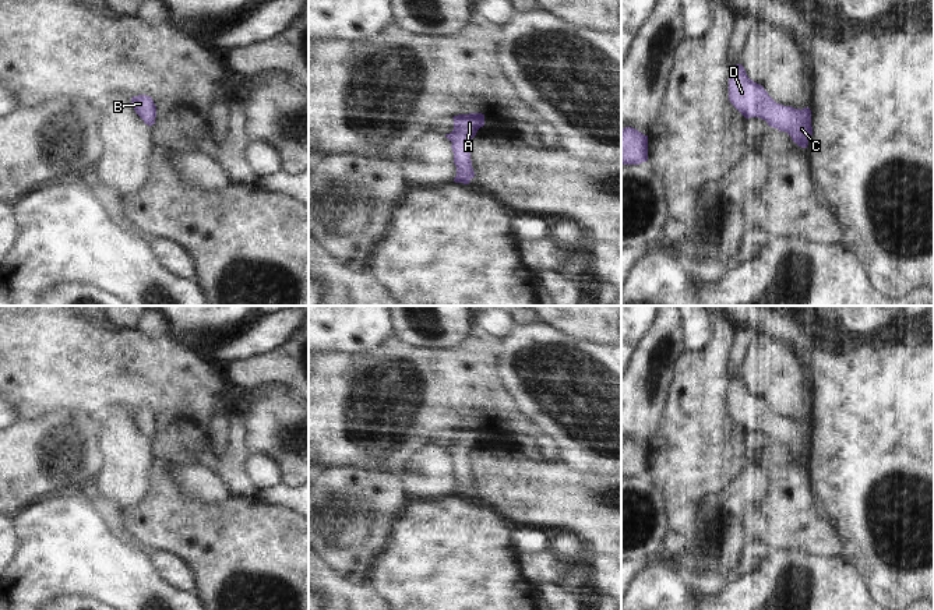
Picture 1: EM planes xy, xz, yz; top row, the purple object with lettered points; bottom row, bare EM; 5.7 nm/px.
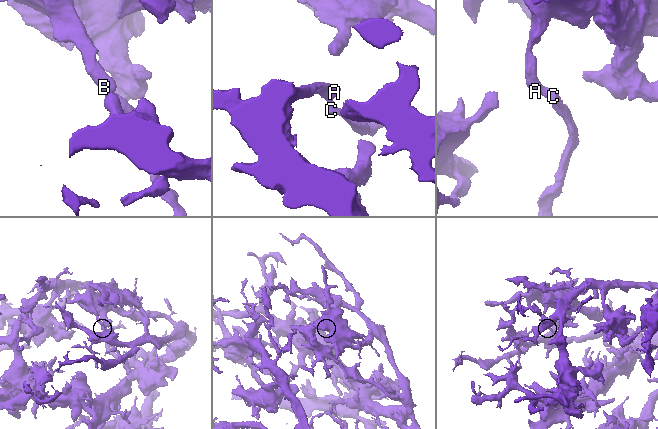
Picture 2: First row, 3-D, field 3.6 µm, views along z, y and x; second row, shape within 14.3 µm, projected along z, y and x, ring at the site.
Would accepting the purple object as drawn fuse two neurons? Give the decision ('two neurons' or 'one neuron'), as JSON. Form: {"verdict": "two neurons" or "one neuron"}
{"verdict": "one neuron"}

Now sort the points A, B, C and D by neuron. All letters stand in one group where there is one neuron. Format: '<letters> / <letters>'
A B C D

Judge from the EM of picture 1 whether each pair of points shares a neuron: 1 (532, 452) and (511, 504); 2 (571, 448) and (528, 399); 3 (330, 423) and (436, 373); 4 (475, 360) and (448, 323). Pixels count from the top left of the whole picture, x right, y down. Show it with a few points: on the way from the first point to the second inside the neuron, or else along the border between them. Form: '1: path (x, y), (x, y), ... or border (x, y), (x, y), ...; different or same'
1: border (527, 455), (543, 461); different
2: path (564, 436), (540, 412); same
3: path (362, 423), (398, 427), (412, 409), (423, 405); same
4: border (473, 330), (457, 345), (430, 349); different

